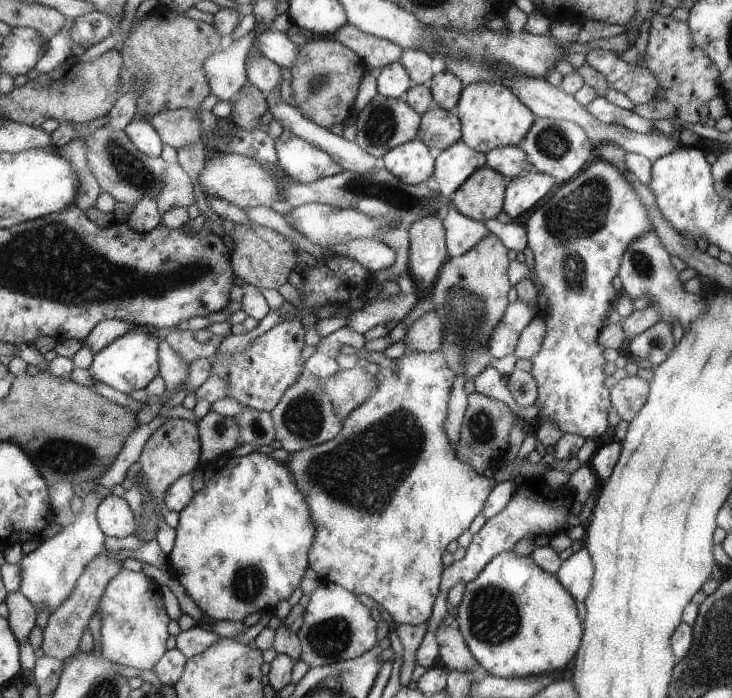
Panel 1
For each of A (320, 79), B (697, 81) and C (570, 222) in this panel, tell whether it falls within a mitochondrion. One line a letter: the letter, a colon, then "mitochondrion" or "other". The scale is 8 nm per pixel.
A: mitochondrion
B: other
C: mitochondrion

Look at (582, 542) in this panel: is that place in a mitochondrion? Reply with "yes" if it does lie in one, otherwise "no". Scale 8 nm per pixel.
no

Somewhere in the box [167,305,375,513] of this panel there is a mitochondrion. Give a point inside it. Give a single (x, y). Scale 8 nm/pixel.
(303, 418)

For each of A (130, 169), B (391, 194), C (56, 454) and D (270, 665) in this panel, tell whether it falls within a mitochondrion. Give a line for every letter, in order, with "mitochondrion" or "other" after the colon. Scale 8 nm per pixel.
A: mitochondrion
B: mitochondrion
C: mitochondrion
D: other

